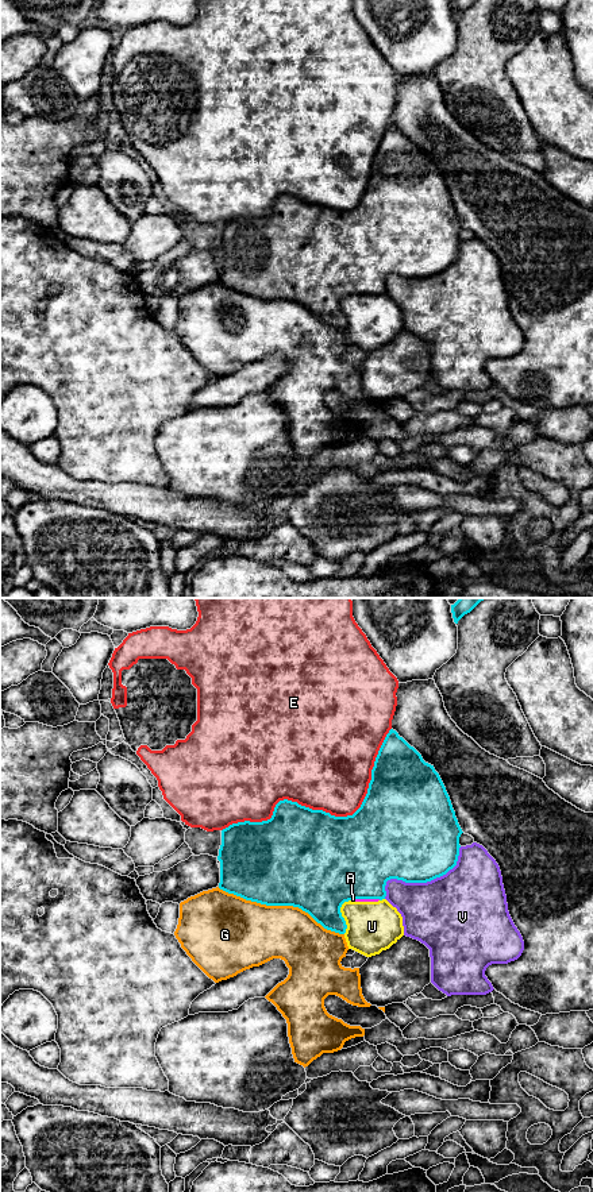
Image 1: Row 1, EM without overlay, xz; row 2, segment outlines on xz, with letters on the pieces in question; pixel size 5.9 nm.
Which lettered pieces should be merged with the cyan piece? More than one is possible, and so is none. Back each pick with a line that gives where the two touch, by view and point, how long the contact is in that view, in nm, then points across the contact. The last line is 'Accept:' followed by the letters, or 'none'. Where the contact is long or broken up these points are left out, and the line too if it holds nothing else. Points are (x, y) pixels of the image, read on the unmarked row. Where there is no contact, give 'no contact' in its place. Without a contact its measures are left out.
Accept: none

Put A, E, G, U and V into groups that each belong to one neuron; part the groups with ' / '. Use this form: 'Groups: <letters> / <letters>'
Groups: A U / E / G / V

